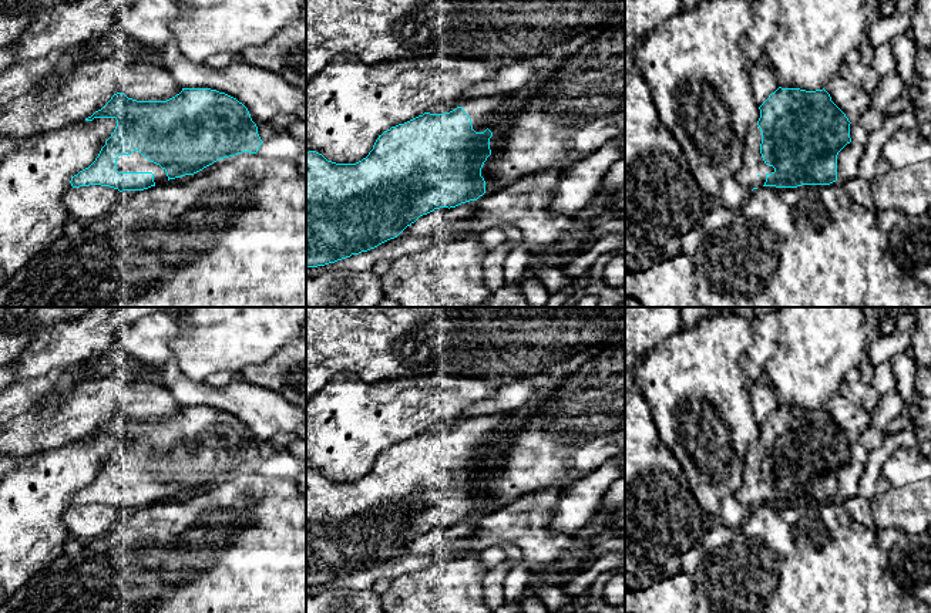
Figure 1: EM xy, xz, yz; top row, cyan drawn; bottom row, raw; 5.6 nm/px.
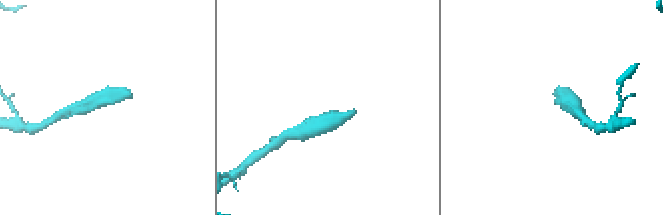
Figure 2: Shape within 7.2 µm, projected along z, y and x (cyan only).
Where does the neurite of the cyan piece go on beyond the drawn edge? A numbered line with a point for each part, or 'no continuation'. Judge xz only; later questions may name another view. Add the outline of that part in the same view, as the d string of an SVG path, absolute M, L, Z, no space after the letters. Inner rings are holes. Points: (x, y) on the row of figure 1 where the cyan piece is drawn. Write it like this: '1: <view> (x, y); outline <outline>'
1: xz (483, 111); outline M501 94L495 97L477 98L466 102L463 110L471 118L471 125L475 132L484 132L493 122L495 122L504 108L514 104L520 94Z

